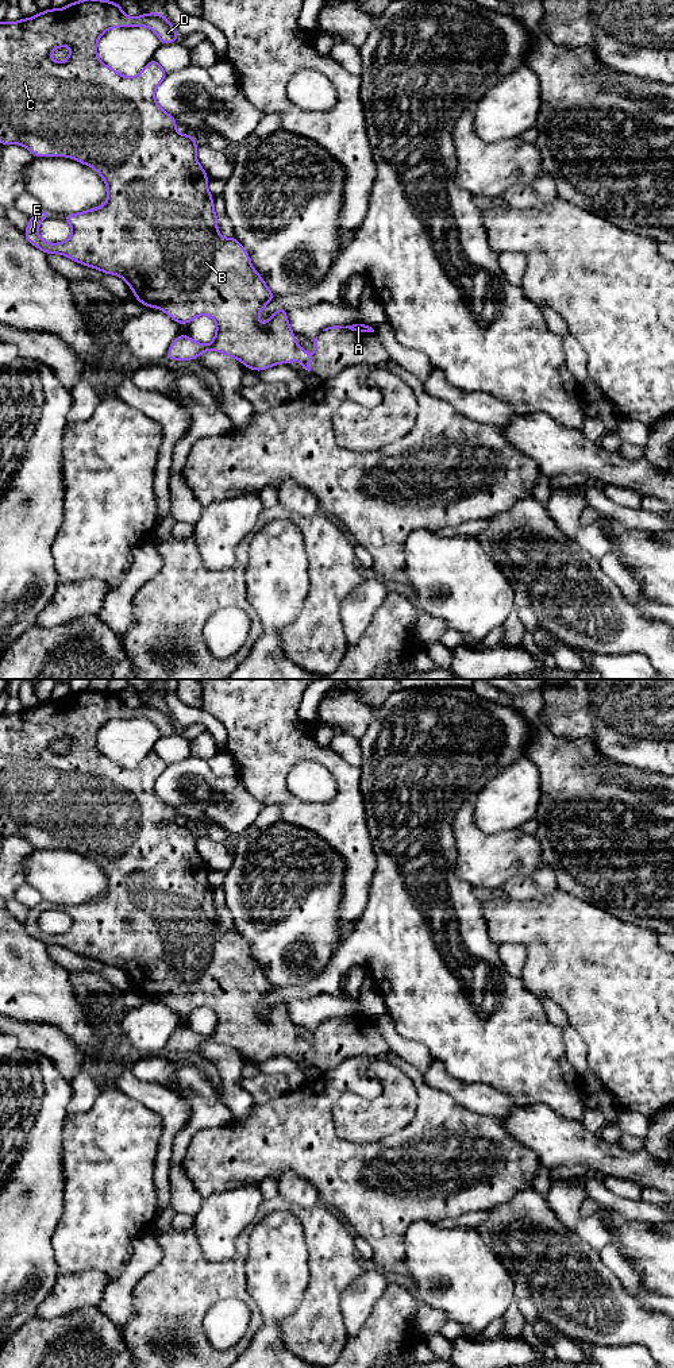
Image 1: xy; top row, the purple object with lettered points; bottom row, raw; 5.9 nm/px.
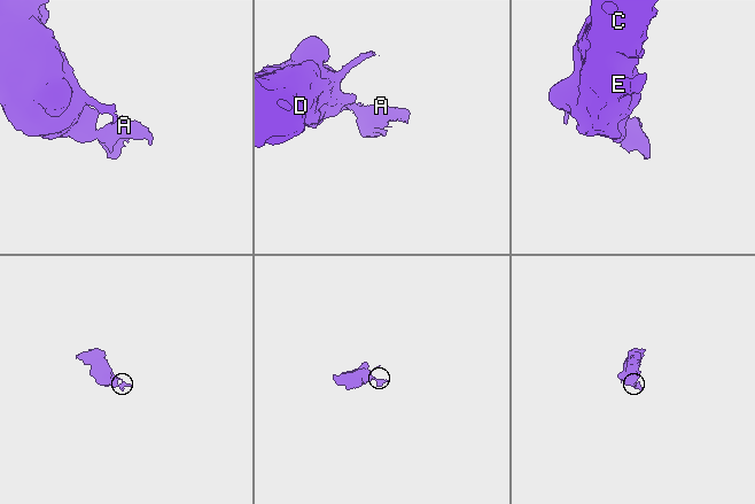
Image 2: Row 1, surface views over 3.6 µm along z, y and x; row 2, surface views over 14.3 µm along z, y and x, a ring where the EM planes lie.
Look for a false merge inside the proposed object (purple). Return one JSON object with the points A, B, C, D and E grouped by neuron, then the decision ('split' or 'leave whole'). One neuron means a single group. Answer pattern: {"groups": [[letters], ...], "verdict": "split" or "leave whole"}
{"groups": [["A", "B", "C", "D", "E"]], "verdict": "leave whole"}

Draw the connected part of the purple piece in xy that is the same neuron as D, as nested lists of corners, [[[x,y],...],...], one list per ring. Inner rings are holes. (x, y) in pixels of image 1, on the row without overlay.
[[[92,689],[73,693],[59,701],[50,700],[28,710],[0,714],[0,835],[23,837],[35,848],[73,849],[93,859],[108,879],[108,890],[101,898],[62,907],[73,921],[68,932],[47,935],[39,928],[41,913],[51,907],[47,902],[30,909],[24,922],[26,930],[47,947],[61,945],[105,966],[119,967],[139,994],[161,1001],[178,1016],[188,1016],[201,1006],[215,1011],[216,1026],[209,1036],[197,1034],[181,1025],[169,1038],[169,1051],[196,1051],[203,1044],[213,1041],[239,1051],[246,1060],[257,1063],[278,1055],[289,1056],[294,1051],[311,1063],[308,1055],[317,1041],[317,1028],[312,1030],[313,1043],[304,1044],[286,1010],[288,999],[280,999],[266,1016],[258,1011],[259,1003],[276,986],[251,957],[250,947],[235,928],[222,929],[217,922],[213,889],[207,879],[208,867],[196,849],[197,835],[192,825],[182,826],[176,821],[176,809],[163,802],[154,787],[167,764],[151,751],[135,768],[126,768],[99,751],[97,732],[105,722],[135,717],[153,721],[161,736],[180,731],[176,720],[162,705],[151,704],[131,709],[118,694]],[[62,737],[69,737],[72,743],[58,755],[50,745]]]

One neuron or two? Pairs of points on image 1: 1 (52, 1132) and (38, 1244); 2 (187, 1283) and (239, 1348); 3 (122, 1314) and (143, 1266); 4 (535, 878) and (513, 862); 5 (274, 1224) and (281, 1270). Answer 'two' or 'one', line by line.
1: one
2: one
3: one
4: two
5: one

